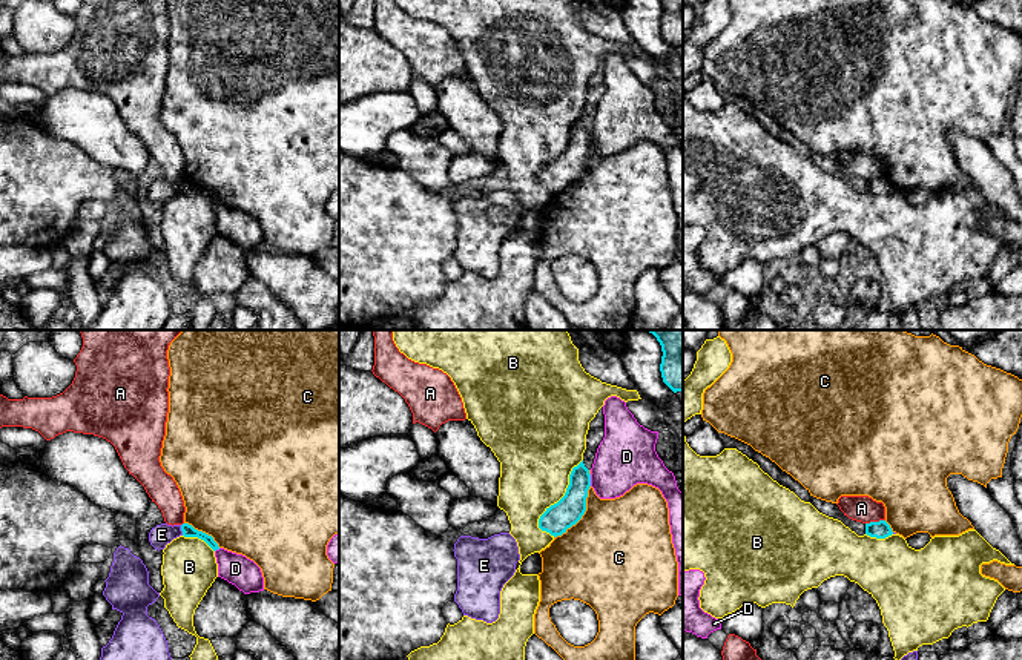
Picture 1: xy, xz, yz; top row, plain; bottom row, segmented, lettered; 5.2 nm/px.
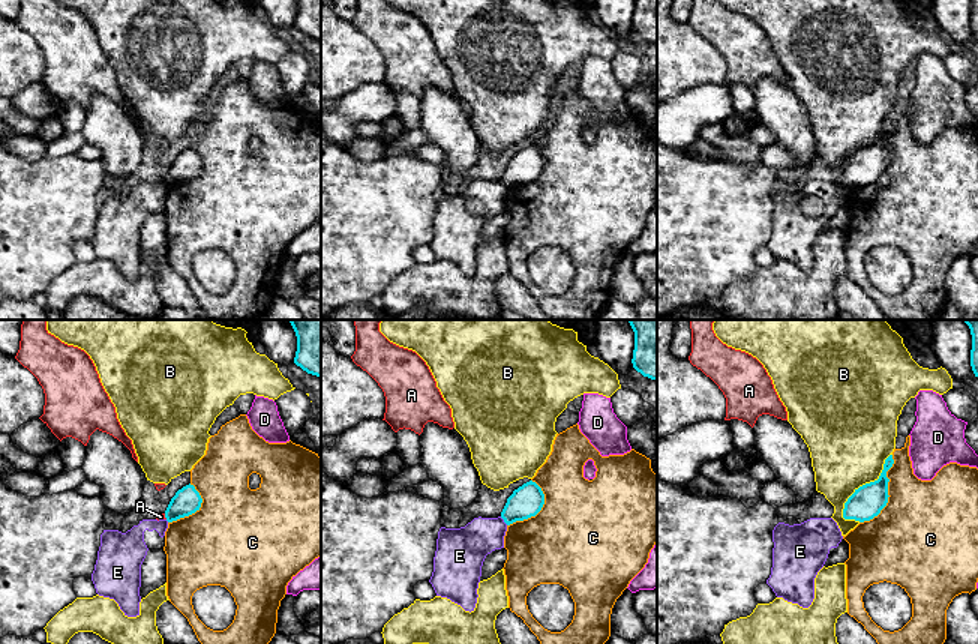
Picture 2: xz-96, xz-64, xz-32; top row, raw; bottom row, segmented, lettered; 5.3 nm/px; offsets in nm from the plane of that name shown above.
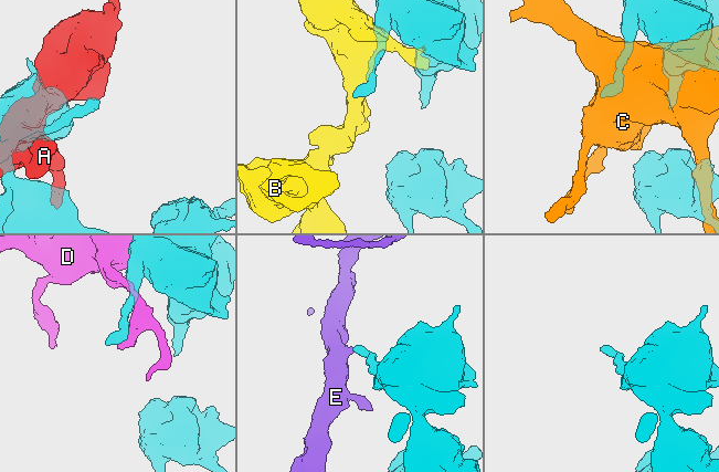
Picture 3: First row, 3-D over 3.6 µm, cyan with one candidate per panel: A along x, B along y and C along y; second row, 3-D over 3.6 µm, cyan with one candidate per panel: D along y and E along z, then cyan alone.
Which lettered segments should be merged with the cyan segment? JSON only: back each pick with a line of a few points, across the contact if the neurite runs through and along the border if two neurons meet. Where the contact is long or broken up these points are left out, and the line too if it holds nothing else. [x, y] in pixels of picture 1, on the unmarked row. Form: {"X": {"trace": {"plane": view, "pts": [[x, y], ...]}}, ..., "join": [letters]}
{"join": []}

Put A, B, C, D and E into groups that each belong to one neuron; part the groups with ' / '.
A / B / C / D / E

